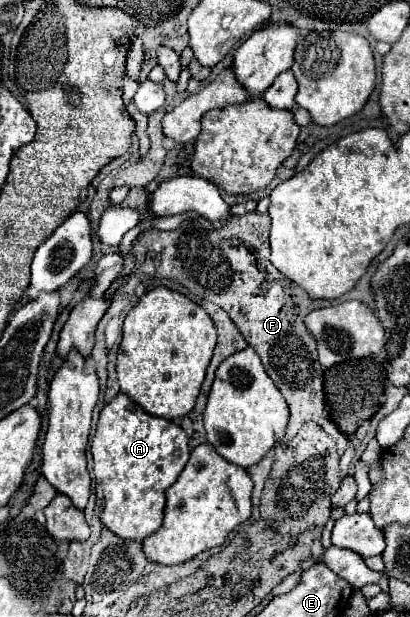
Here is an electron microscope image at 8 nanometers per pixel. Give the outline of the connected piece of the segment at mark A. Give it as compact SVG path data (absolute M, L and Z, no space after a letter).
M118 394L110 404L104 406L100 412L100 420L92 438L92 460L94 460L94 480L96 480L96 514L100 522L118 534L120 538L142 542L152 536L164 518L166 506L166 490L176 482L180 472L184 470L190 454L186 432L170 420L162 420L156 416L146 414L136 406L126 394Z

